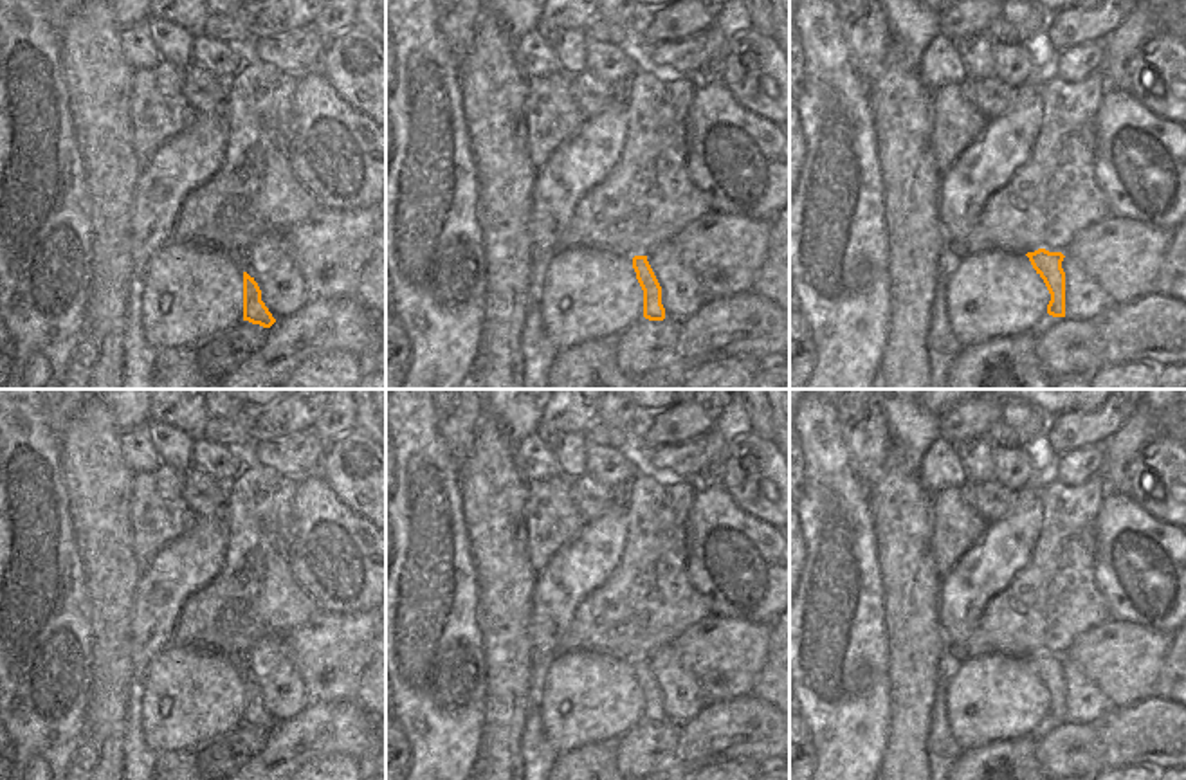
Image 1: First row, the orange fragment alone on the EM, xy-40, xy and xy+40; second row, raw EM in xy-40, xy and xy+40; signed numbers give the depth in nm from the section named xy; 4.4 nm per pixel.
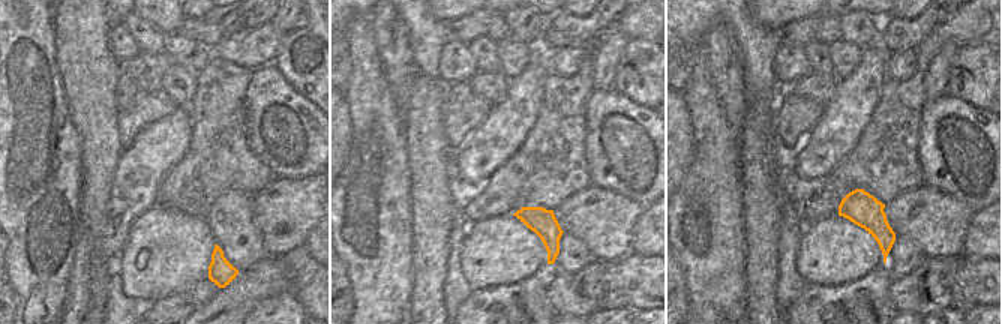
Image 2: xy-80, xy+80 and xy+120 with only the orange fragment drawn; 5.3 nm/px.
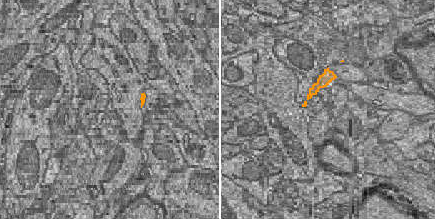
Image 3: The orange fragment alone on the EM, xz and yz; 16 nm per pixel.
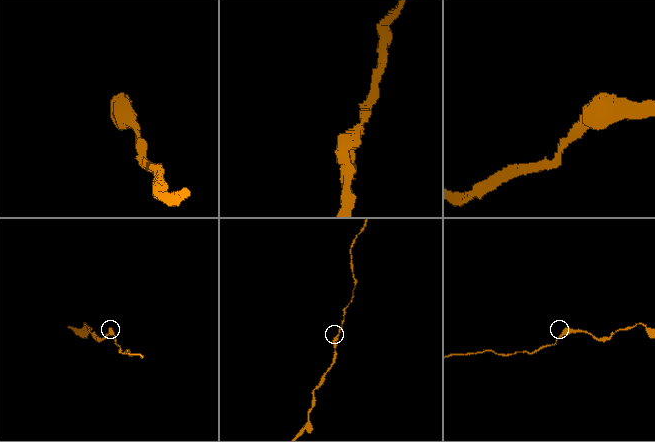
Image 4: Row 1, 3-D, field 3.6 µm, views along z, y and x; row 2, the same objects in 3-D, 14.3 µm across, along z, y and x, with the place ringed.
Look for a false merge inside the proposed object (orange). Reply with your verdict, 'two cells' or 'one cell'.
one cell

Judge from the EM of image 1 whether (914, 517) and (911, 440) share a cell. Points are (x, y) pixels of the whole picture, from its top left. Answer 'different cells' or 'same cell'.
different cells

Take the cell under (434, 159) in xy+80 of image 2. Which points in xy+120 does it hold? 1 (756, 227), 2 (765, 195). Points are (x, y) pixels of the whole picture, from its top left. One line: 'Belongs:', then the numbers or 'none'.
Belongs: 1, 2

